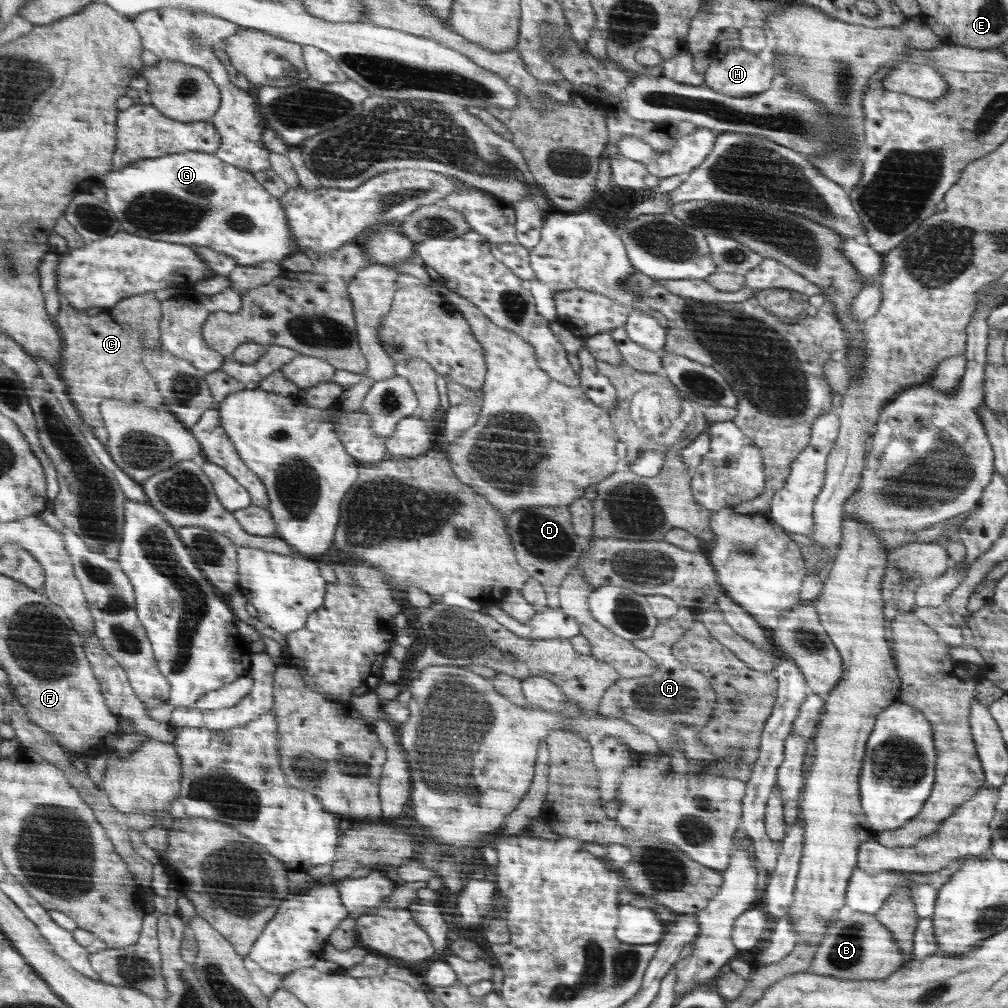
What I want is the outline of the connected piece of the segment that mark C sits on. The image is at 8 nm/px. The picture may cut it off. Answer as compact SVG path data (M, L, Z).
M150 291L126 297L114 307L101 308L96 316L62 305L60 314L54 317L64 339L64 360L59 365L59 375L84 425L105 426L100 407L106 399L118 399L124 405L144 404L147 408L163 409L165 397L142 362L144 348L154 350L161 344L161 303Z

